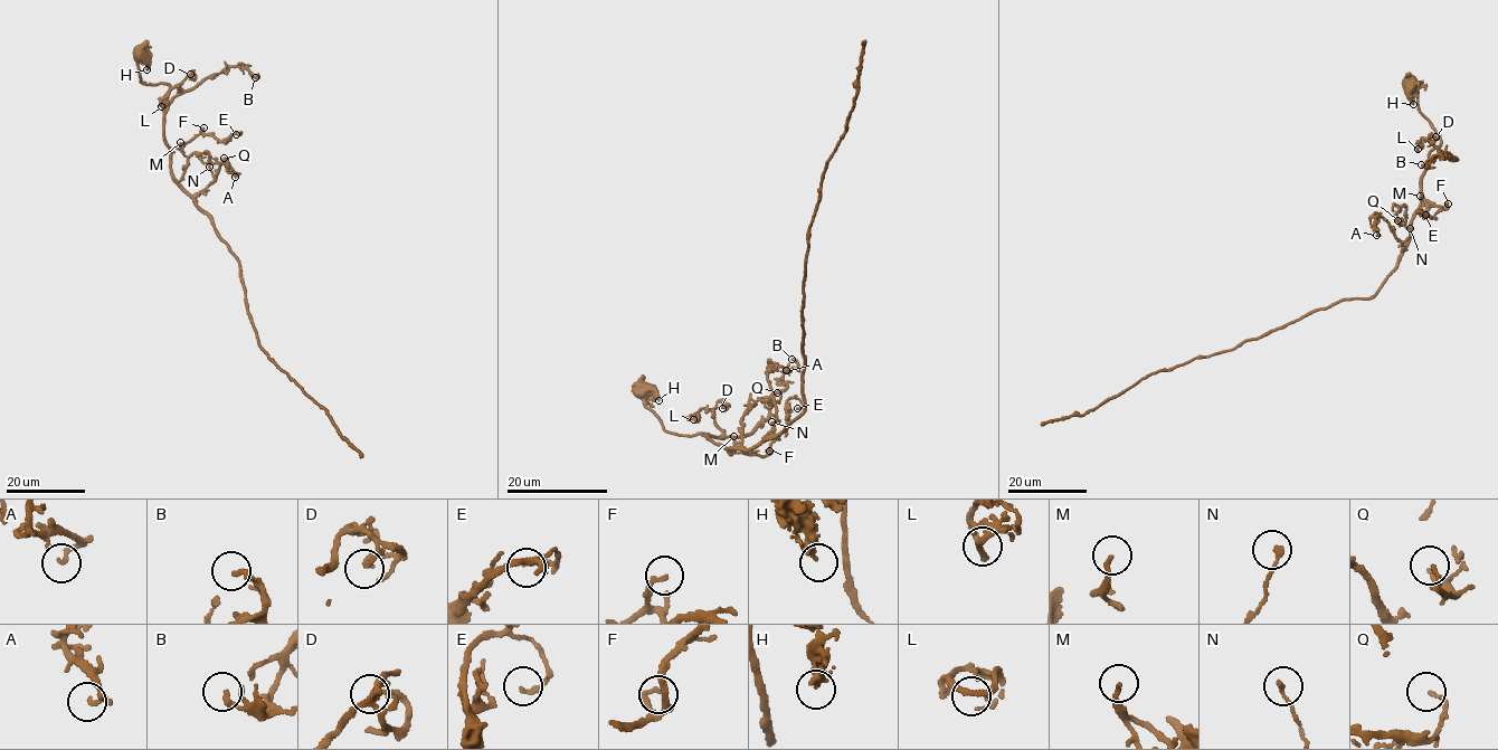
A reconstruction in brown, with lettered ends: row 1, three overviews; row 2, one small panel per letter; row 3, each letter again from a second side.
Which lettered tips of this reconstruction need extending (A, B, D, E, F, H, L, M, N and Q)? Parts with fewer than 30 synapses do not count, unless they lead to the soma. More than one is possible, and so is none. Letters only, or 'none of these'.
none of these

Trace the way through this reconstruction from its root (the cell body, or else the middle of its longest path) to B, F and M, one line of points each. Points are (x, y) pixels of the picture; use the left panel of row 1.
B: (140, 53), (140, 81), (169, 86), (163, 110), (176, 96), (229, 67), (243, 66), (255, 77)
F: (140, 53), (140, 81), (169, 86), (162, 103), (164, 140), (169, 148), (183, 146), (204, 127)
M: (140, 53), (140, 81), (169, 86), (162, 103), (164, 140), (170, 149), (180, 148), (180, 142)

